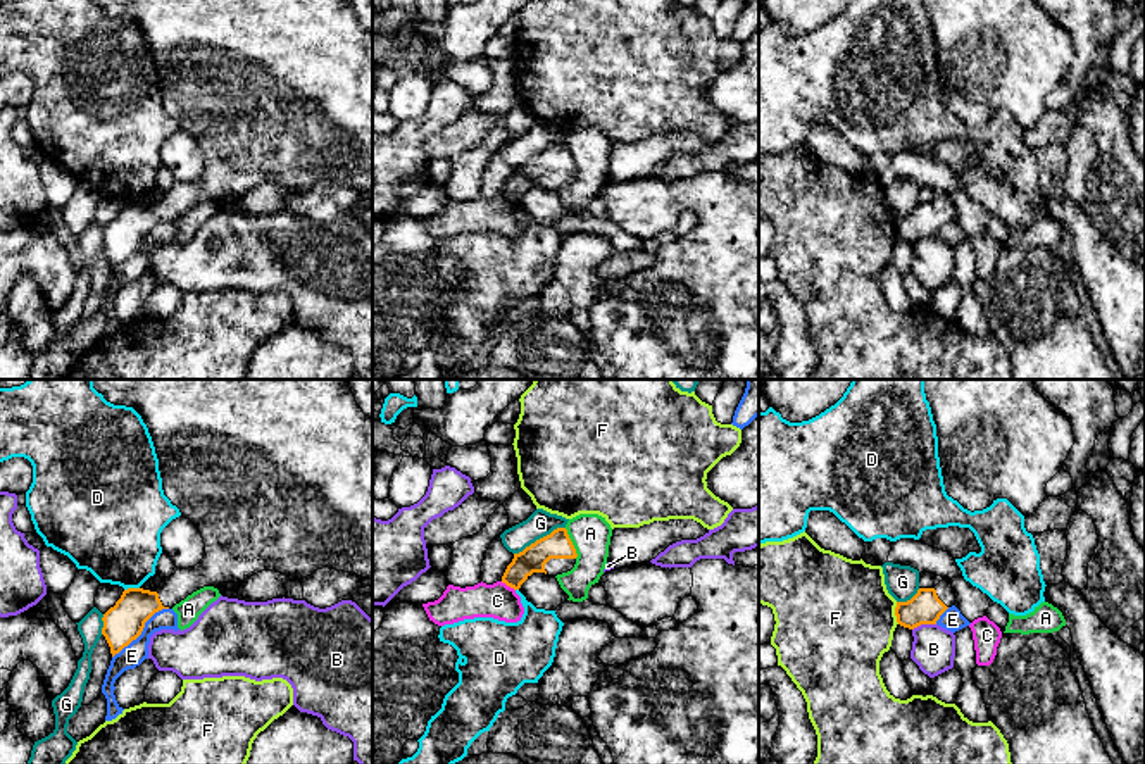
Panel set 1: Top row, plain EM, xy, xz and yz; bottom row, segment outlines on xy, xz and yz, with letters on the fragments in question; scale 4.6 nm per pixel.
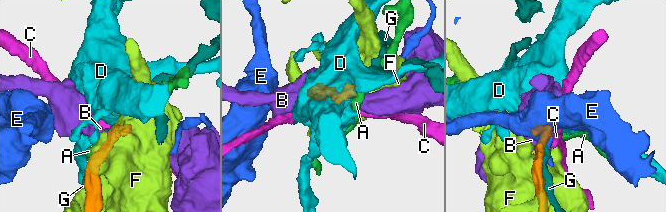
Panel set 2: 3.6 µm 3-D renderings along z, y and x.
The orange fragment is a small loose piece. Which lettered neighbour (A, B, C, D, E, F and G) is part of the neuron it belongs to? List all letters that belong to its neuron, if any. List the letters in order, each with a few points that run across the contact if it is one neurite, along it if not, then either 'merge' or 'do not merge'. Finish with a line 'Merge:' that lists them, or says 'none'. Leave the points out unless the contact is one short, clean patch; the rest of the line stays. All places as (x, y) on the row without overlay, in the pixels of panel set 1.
A: line xz (564, 142), (576, 171); do not merge
B: line yz (935, 237), (921, 237), (913, 244); do not merge
C: line xz (500, 195), (514, 204); do not merge
D: line xy (138, 200), (125, 204); do not merge
E: do not merge
F: do not merge
G: do not merge
Merge: none

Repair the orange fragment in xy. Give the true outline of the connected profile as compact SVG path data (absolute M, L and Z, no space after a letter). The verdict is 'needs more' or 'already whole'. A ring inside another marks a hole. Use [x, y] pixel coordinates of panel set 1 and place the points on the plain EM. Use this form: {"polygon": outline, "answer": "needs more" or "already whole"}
{"polygon": "M93 0L114 19L133 21L143 33L152 50L159 72L164 109L176 119L183 131L190 133L202 147L205 157L203 172L188 183L178 183L162 193L155 205L128 202L110 221L102 235L112 271L136 254L145 236L162 222L172 222L193 205L203 200L217 202L222 197L238 197L262 185L276 185L303 193L317 183L329 181L372 193L372 31L357 19L350 0Z", "answer": "needs more"}

